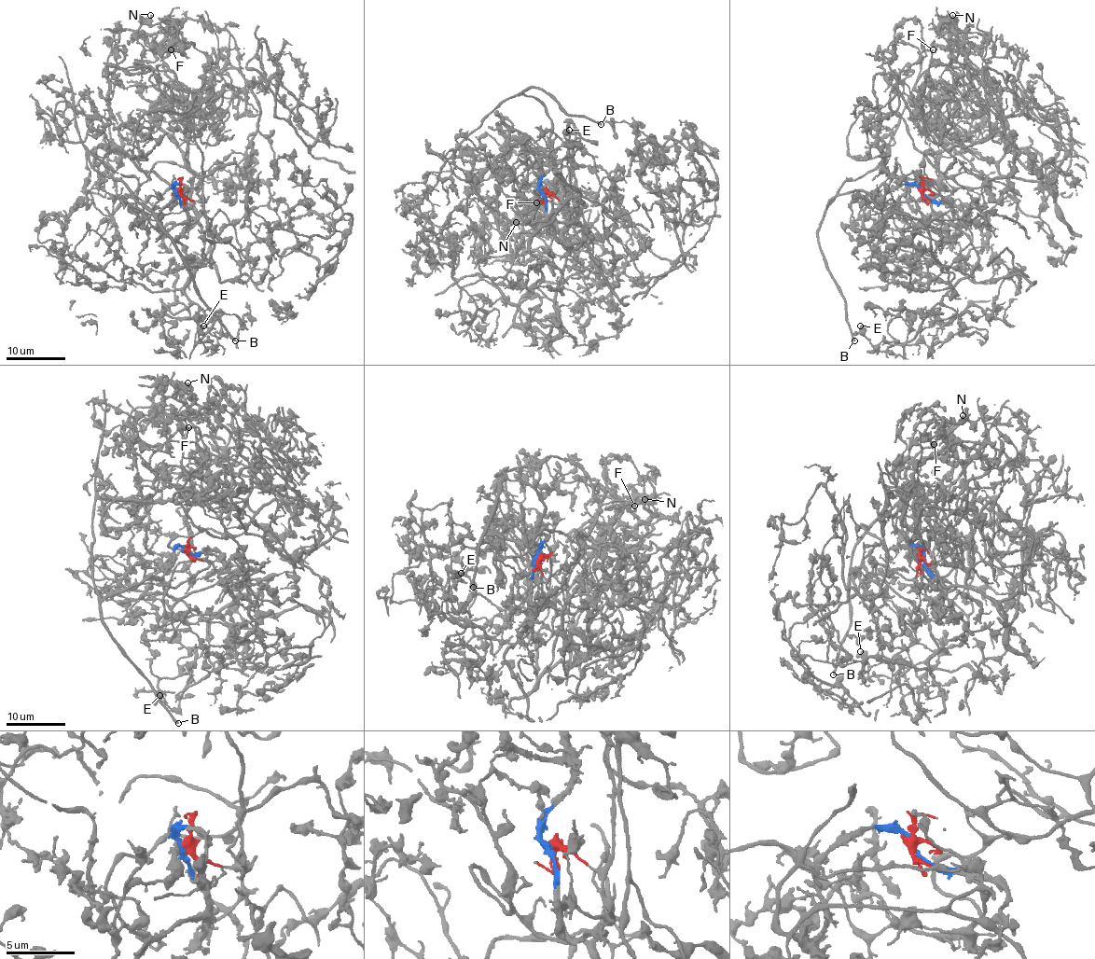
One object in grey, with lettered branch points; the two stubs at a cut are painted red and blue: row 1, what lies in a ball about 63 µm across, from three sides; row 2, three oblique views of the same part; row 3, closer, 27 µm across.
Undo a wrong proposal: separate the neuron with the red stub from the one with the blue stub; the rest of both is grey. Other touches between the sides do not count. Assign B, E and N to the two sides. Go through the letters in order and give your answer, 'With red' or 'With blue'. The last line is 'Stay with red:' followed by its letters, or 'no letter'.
B: With blue
E: With red
N: With red
Stay with red: E, N

